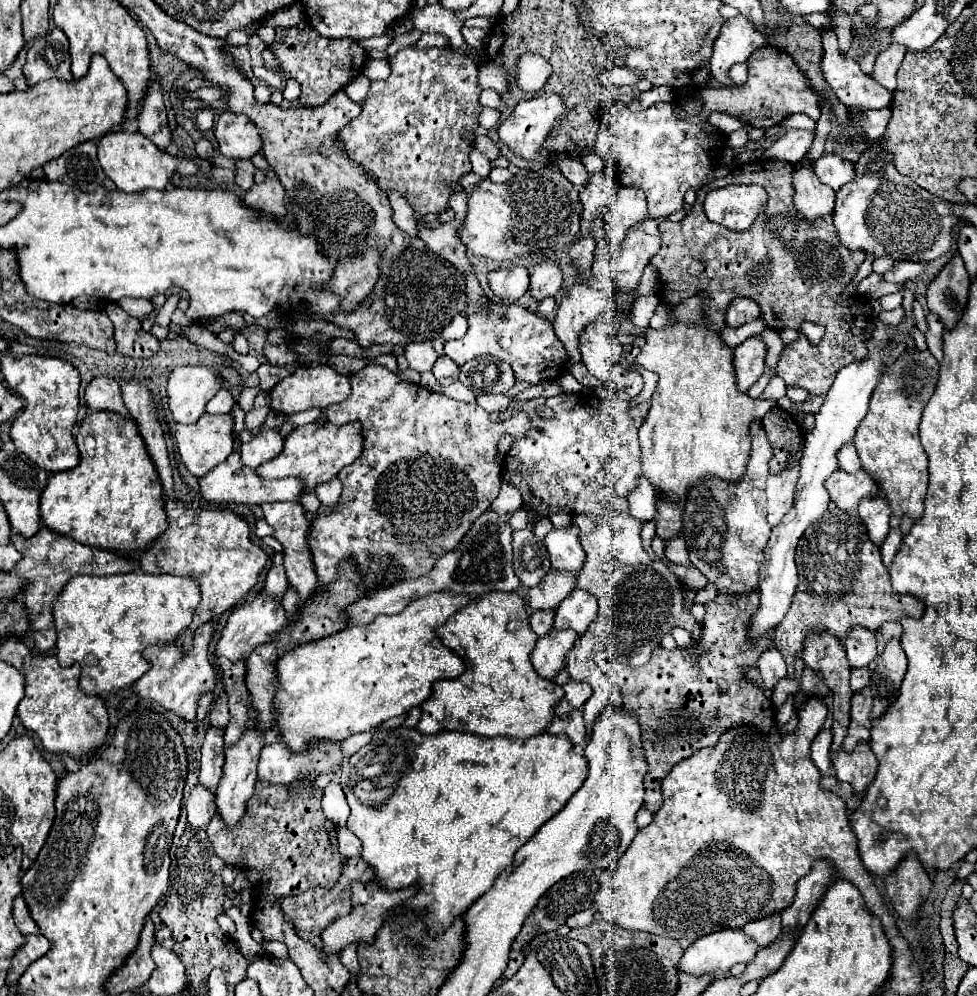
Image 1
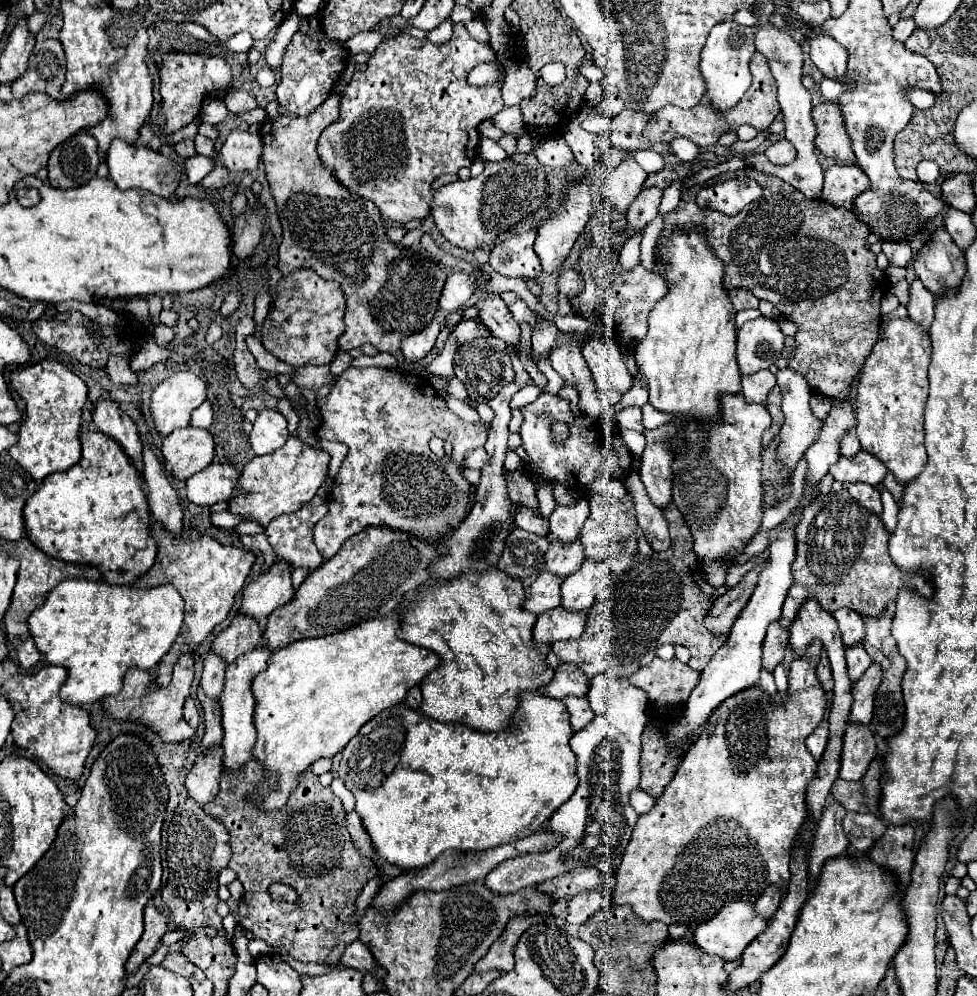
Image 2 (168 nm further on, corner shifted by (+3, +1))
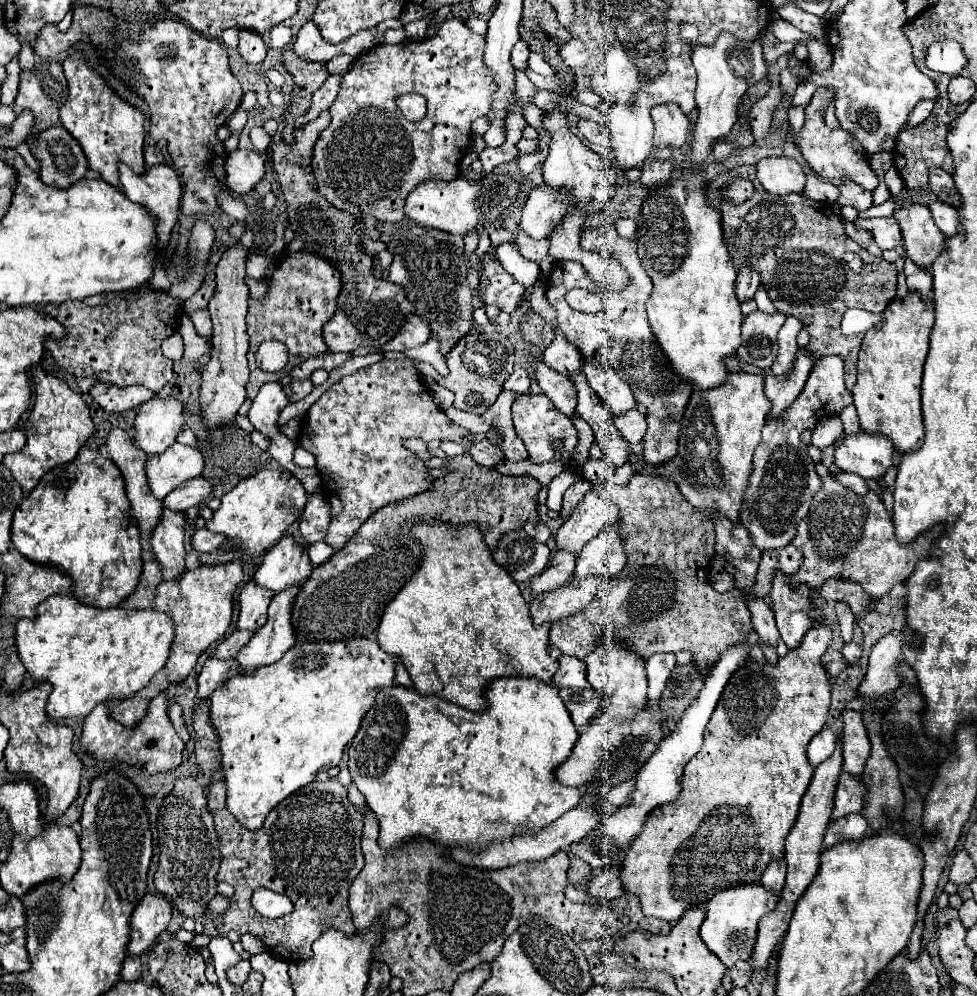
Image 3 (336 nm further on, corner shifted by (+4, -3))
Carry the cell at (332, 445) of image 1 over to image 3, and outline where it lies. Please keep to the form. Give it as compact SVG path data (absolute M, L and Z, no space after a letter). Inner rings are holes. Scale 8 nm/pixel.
M266 467L256 475L242 479L230 493L226 493L220 509L214 513L212 521L206 523L206 527L214 533L224 533L230 539L238 537L242 549L246 549L250 555L260 555L274 545L298 519L306 501L306 489L296 475L292 475L288 469Z

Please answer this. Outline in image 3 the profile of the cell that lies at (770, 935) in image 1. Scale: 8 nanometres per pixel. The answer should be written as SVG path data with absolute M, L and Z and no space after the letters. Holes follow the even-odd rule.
M784 859L782 861L776 861L776 863L770 863L770 867L764 871L764 877L762 877L762 887L768 889L770 893L774 895L780 895L782 889L784 889L784 877L786 877L786 863Z

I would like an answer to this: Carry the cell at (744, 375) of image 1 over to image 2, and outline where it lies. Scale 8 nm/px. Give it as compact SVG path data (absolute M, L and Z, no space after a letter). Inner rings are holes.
M757 317L747 321L737 335L737 363L743 375L769 369L773 365L773 355L777 359L783 351L785 335L781 333L777 321L769 317Z

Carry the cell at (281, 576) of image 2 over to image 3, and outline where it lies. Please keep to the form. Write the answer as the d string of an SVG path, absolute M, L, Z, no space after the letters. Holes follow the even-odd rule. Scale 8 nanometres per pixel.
M282 537L266 555L254 573L256 585L268 591L284 591L294 585L304 585L310 577L312 565L308 553L292 537Z

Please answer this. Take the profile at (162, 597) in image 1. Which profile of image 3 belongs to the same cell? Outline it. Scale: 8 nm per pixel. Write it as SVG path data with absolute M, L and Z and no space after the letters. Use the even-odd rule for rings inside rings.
M50 595L38 605L36 619L18 621L16 647L26 671L36 681L48 681L54 687L46 705L48 717L52 721L86 717L98 703L106 699L126 699L150 683L156 671L166 663L174 641L174 621L170 619L172 617L168 613L156 609L100 609L78 601L74 595Z

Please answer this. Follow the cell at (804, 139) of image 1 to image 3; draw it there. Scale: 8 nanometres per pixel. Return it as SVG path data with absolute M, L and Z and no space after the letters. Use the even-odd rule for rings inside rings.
M768 157L762 159L758 165L758 179L762 187L772 195L786 195L786 193L802 193L806 185L806 177L802 167L790 157Z

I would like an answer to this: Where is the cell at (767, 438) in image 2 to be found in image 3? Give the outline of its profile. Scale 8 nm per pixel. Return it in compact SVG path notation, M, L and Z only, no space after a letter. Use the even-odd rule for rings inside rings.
M798 351L798 365L794 371L794 377L772 377L772 373L768 373L764 377L764 389L766 389L766 397L772 403L772 411L768 413L768 419L776 419L780 417L792 403L794 399L800 395L808 373L812 369L814 361L806 351Z

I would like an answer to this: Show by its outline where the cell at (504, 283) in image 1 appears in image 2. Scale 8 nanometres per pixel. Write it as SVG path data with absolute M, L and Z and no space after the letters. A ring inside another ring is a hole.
M529 229L521 235L513 235L511 239L493 247L489 265L493 271L507 277L539 277L541 265L539 257L533 249L537 237L537 229Z

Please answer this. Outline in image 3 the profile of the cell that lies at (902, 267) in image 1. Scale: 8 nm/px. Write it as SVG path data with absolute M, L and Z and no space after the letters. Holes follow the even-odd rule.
M882 217L882 219L856 219L856 227L866 227L872 235L876 245L886 251L886 249L896 249L902 245L902 231L898 221L894 217Z

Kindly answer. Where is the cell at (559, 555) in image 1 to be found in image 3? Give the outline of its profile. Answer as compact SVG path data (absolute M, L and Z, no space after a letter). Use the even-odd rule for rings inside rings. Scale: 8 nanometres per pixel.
M580 479L576 481L566 493L564 493L564 503L562 503L562 509L560 509L560 519L562 521L568 521L568 517L572 515L572 511L578 507L578 503L584 499L584 495L590 491L592 483L586 481L586 479Z

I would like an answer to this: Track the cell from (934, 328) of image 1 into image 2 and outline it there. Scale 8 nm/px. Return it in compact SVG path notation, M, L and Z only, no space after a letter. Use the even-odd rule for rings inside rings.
M915 279L909 285L907 309L909 309L909 317L915 323L919 323L923 329L931 327L933 311L935 311L935 295L929 289L925 289L925 285L919 279Z

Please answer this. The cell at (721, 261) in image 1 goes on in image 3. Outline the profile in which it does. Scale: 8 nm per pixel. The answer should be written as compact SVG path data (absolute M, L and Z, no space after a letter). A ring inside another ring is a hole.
M742 165L720 173L708 185L706 203L718 209L722 215L722 239L736 271L742 271L744 267L758 271L762 285L778 311L796 317L808 331L810 343L804 347L806 353L810 353L816 361L828 355L842 357L846 389L852 391L856 383L858 351L864 335L844 337L840 333L840 319L850 307L860 307L870 313L884 311L890 299L896 295L896 267L884 259L872 257L858 243L854 243L844 231L844 221L834 213L830 203L812 201L798 193L788 193L784 197L766 193L756 177L754 165ZM734 177L750 179L756 189L754 195L742 205L730 205L718 195L718 189L728 185ZM848 251L862 257L864 267L860 273L854 273L842 259L842 255Z

